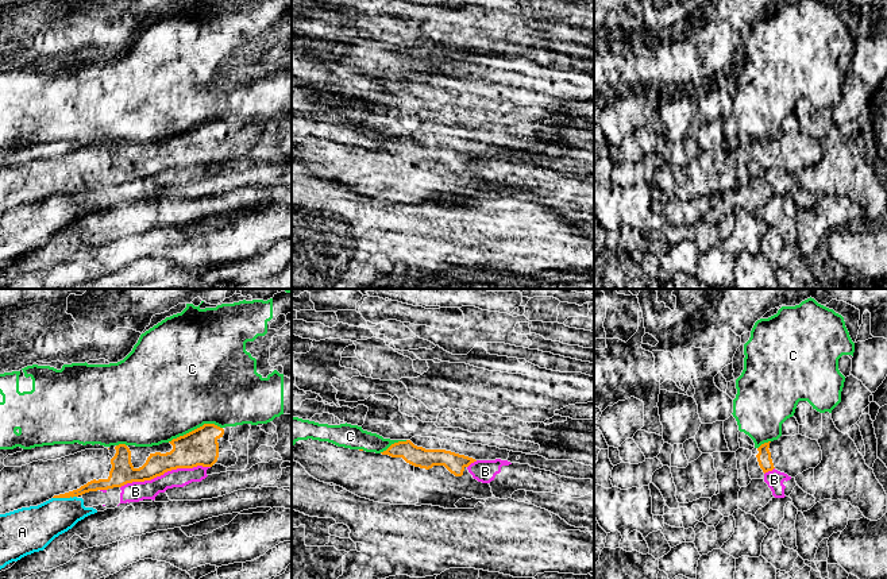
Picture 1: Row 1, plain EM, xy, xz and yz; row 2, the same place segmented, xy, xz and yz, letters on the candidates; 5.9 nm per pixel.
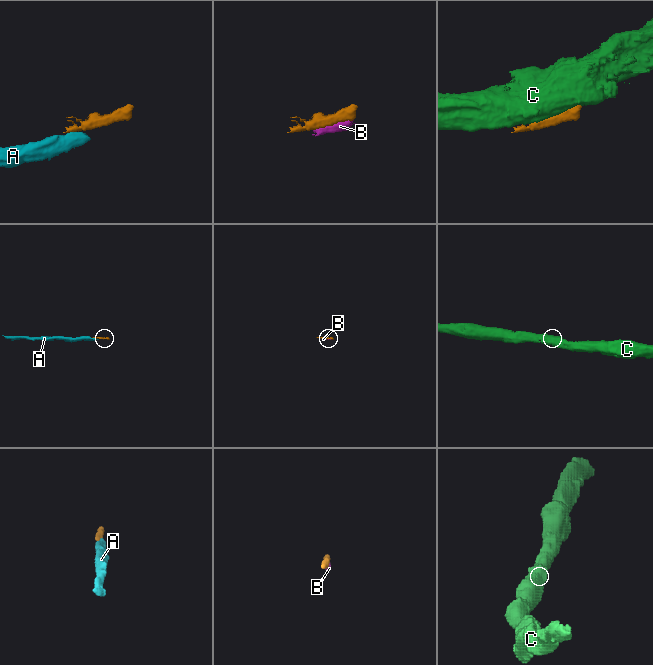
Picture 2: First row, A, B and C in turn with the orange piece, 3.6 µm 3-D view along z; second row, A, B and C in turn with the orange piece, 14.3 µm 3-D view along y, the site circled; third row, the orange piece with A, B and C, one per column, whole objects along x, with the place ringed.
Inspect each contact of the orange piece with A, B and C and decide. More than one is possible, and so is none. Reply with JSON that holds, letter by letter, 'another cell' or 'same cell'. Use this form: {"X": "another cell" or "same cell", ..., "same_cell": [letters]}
{"A": "another cell", "B": "another cell", "C": "another cell", "same_cell": []}

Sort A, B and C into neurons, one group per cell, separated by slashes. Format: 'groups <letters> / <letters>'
groups A B / C

